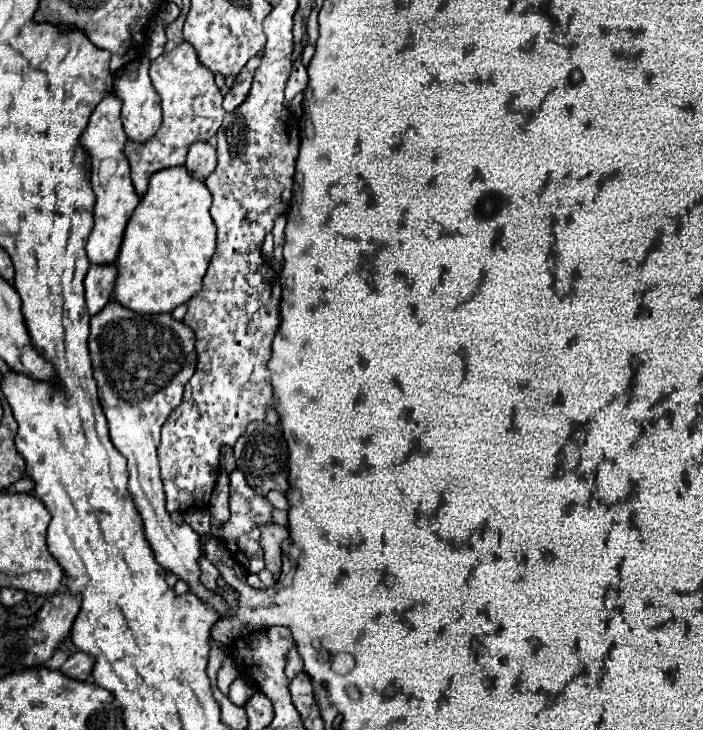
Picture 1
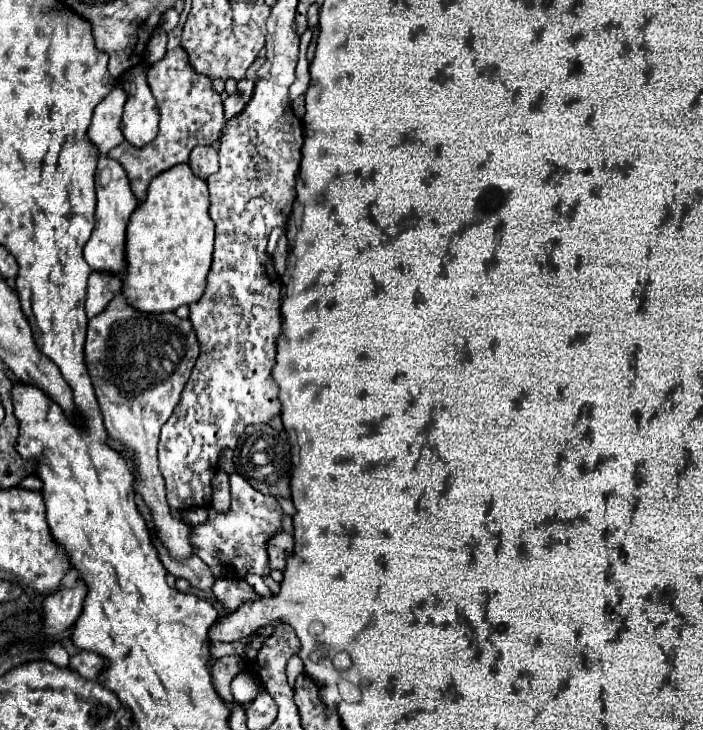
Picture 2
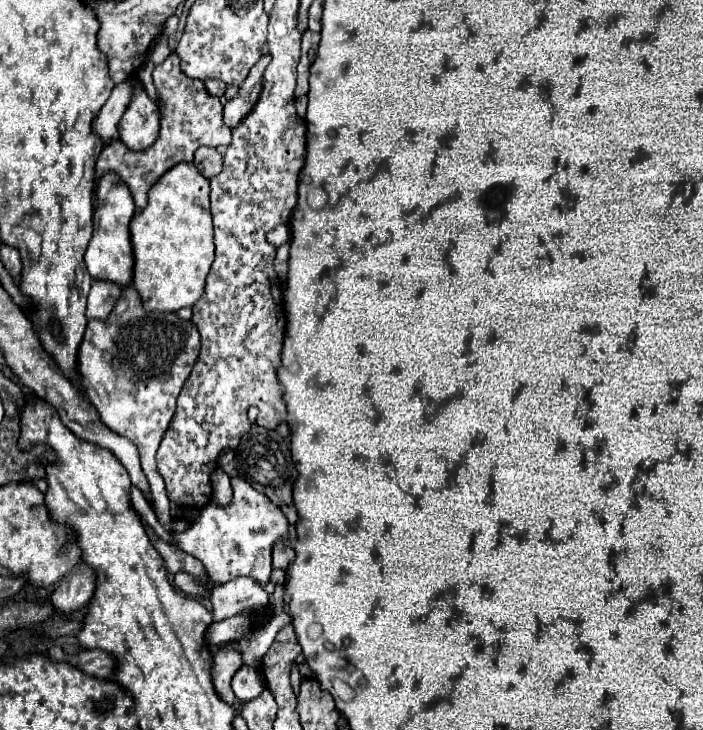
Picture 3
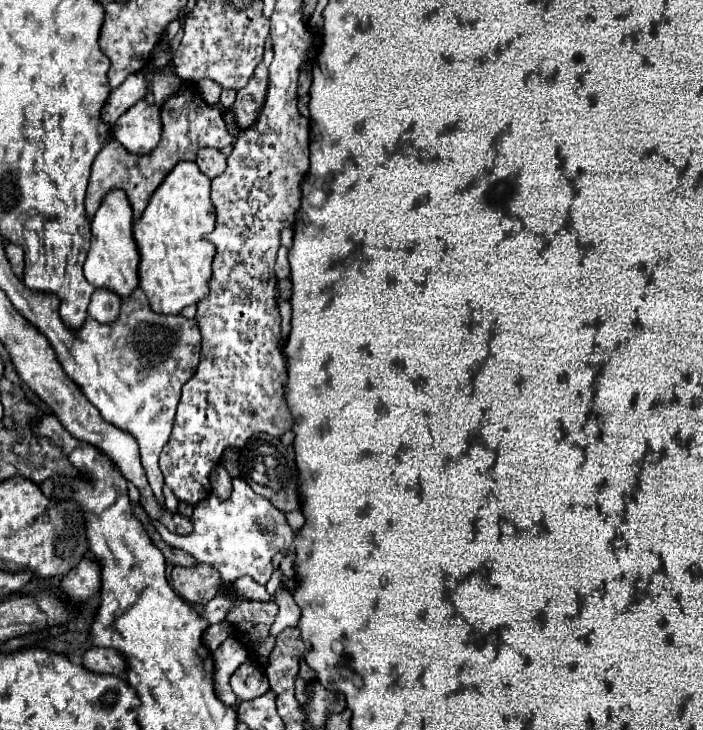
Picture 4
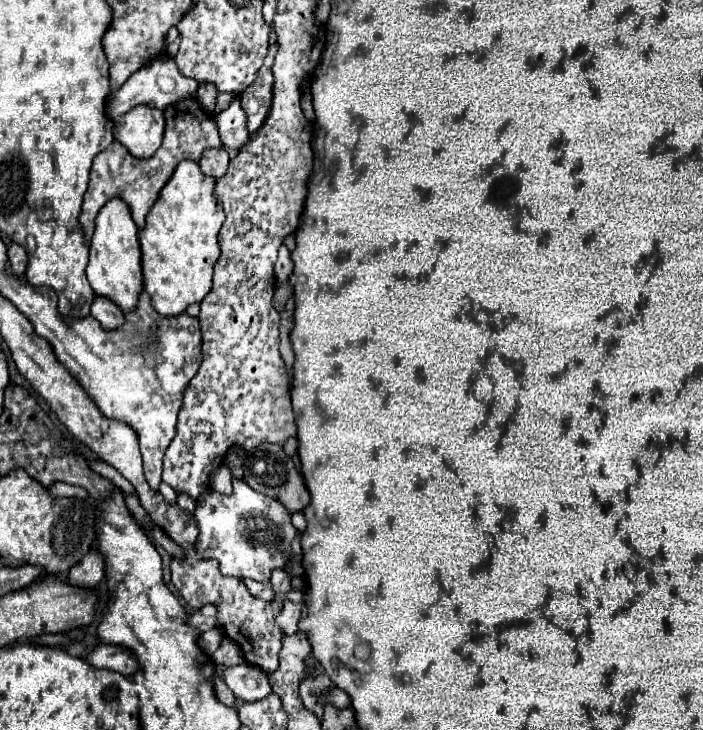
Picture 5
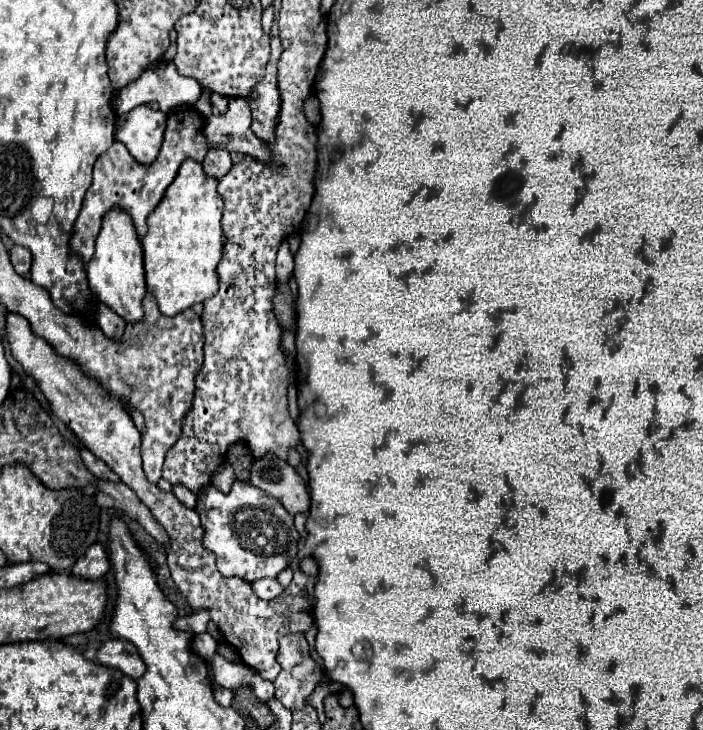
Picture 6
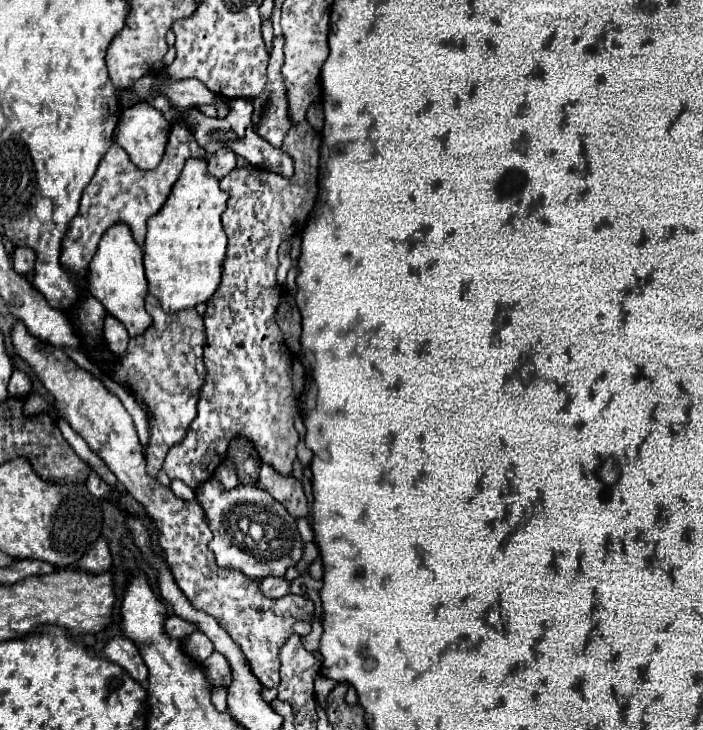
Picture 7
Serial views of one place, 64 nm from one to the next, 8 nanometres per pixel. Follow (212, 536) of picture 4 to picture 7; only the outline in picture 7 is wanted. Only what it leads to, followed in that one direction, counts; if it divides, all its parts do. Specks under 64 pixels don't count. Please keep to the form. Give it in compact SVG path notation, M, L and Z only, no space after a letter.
M210 478L196 488L196 500L214 534L208 548L214 552L220 568L232 568L252 580L262 580L266 576L284 576L302 558L302 538L296 528L296 518L268 492L244 484L224 490L218 480Z

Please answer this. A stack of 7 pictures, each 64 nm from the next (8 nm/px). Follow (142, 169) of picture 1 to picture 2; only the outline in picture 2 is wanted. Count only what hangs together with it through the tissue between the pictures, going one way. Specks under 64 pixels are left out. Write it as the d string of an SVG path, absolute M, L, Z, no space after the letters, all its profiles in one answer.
M178 46L158 62L154 62L148 70L148 84L152 88L152 94L158 102L160 110L160 132L156 140L150 144L136 148L128 142L122 142L118 148L112 150L112 158L120 160L128 178L134 196L142 202L146 198L146 188L150 180L182 162L188 162L188 156L194 146L198 144L212 144L218 140L220 130L224 126L224 112L222 112L222 98L212 88L212 80L200 72L196 72L190 64L188 52Z

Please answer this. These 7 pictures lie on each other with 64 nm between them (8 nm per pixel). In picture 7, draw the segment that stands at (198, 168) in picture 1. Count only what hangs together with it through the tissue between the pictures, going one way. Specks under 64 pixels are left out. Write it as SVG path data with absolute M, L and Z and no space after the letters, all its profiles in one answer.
M228 148L216 150L208 156L208 172L216 178L224 178L236 166L236 154Z

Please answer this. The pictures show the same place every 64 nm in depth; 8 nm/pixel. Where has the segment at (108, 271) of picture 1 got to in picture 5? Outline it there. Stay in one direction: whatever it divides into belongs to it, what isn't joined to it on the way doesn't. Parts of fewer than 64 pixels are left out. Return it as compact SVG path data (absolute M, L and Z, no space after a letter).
M106 296L94 298L90 314L108 330L120 328L120 324L124 324L124 312L118 308L118 304L112 304L112 300Z

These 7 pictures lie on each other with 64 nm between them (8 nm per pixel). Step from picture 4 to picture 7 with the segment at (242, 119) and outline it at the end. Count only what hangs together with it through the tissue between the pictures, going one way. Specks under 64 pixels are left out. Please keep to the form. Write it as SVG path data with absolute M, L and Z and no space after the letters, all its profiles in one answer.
M276 36L272 42L272 54L268 62L266 88L260 96L252 100L254 104L252 124L256 134L276 148L280 148L284 140L284 128L288 128L288 100L284 92L284 78L280 76L280 68L284 62L282 46L284 38Z

